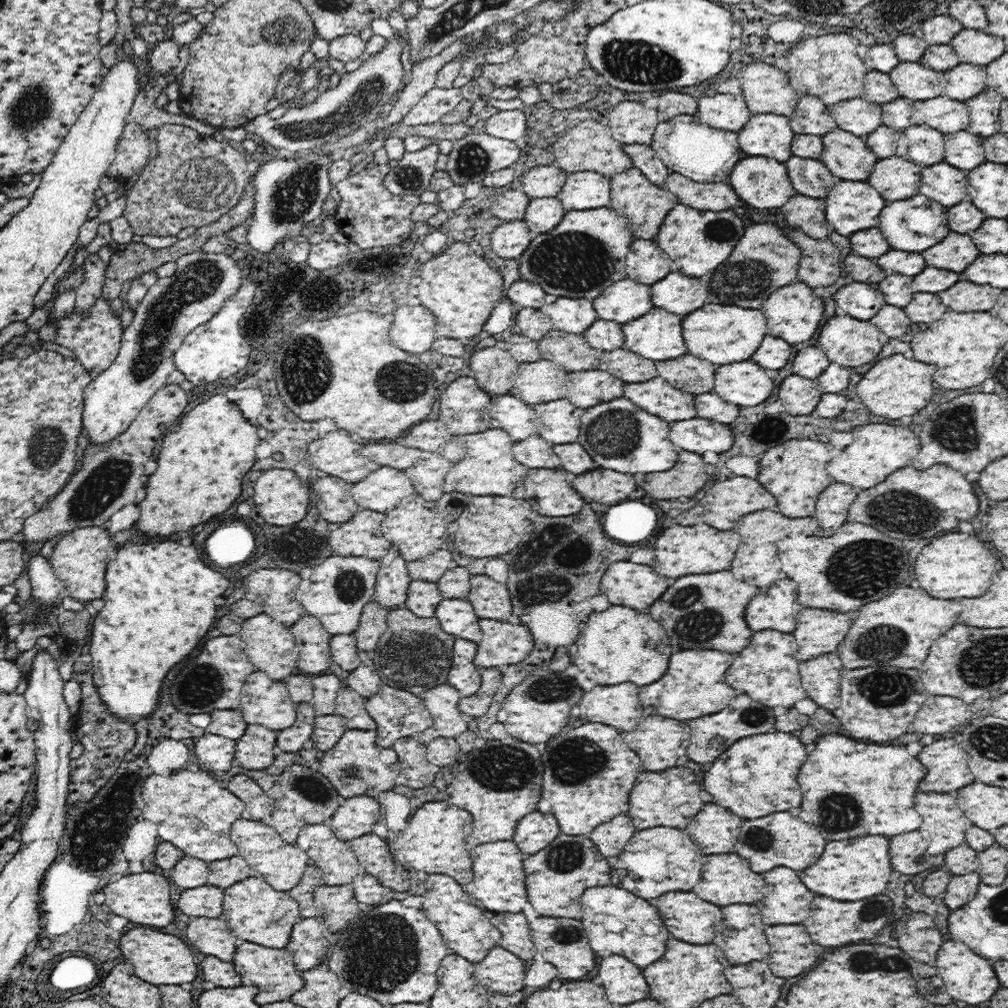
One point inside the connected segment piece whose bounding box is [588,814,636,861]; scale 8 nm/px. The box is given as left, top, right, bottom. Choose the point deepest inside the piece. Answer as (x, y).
(609, 837)

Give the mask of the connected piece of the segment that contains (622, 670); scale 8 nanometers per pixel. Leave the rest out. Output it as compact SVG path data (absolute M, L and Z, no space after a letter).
M611 605L604 612L592 612L585 622L586 626L574 641L570 653L576 660L576 667L590 680L596 680L597 685L634 683L646 686L664 676L672 652L668 648L664 628L652 620L650 614L622 605Z

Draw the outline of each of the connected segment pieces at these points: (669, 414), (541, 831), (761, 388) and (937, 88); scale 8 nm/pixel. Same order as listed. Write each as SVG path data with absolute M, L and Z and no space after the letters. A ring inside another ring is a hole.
M666 380L635 381L625 383L624 396L646 412L659 416L667 423L690 420L697 417L695 398L672 388Z
M532 812L520 819L512 840L527 857L546 848L560 833L554 816Z
M748 360L719 365L716 372L716 394L740 407L753 407L770 398L774 381L765 368Z
M901 62L888 73L888 76L898 89L900 97L925 101L942 96L941 73L921 62Z

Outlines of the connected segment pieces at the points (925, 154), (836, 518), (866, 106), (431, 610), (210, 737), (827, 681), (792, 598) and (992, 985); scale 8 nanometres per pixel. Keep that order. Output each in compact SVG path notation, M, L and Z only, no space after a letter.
M927 124L908 126L899 132L895 144L895 155L911 163L929 167L944 161L944 135Z
M832 484L818 496L816 512L813 518L817 520L818 530L812 534L820 537L830 537L847 522L851 504L859 493L852 485Z
M864 99L841 100L830 106L837 128L861 138L872 134L882 122L882 105Z
M413 580L408 587L408 598L404 604L406 609L411 610L420 618L430 618L435 616L435 610L441 597L437 583L423 580Z
M208 733L198 737L195 755L199 760L199 767L215 772L220 770L228 772L232 768L232 760L235 758L236 742L229 738Z
M836 652L800 661L802 684L808 696L826 710L834 710L841 703L841 676L844 672L844 665Z
M792 579L778 580L756 595L746 608L746 622L754 632L780 630L794 632L796 614L804 607L798 602L798 584Z
M950 939L942 943L937 952L936 969L938 977L944 981L944 986L954 1001L962 1000L966 1004L980 1005L981 1002L990 1000L1000 988L996 972L992 970L990 962L974 954L966 944L960 941Z

